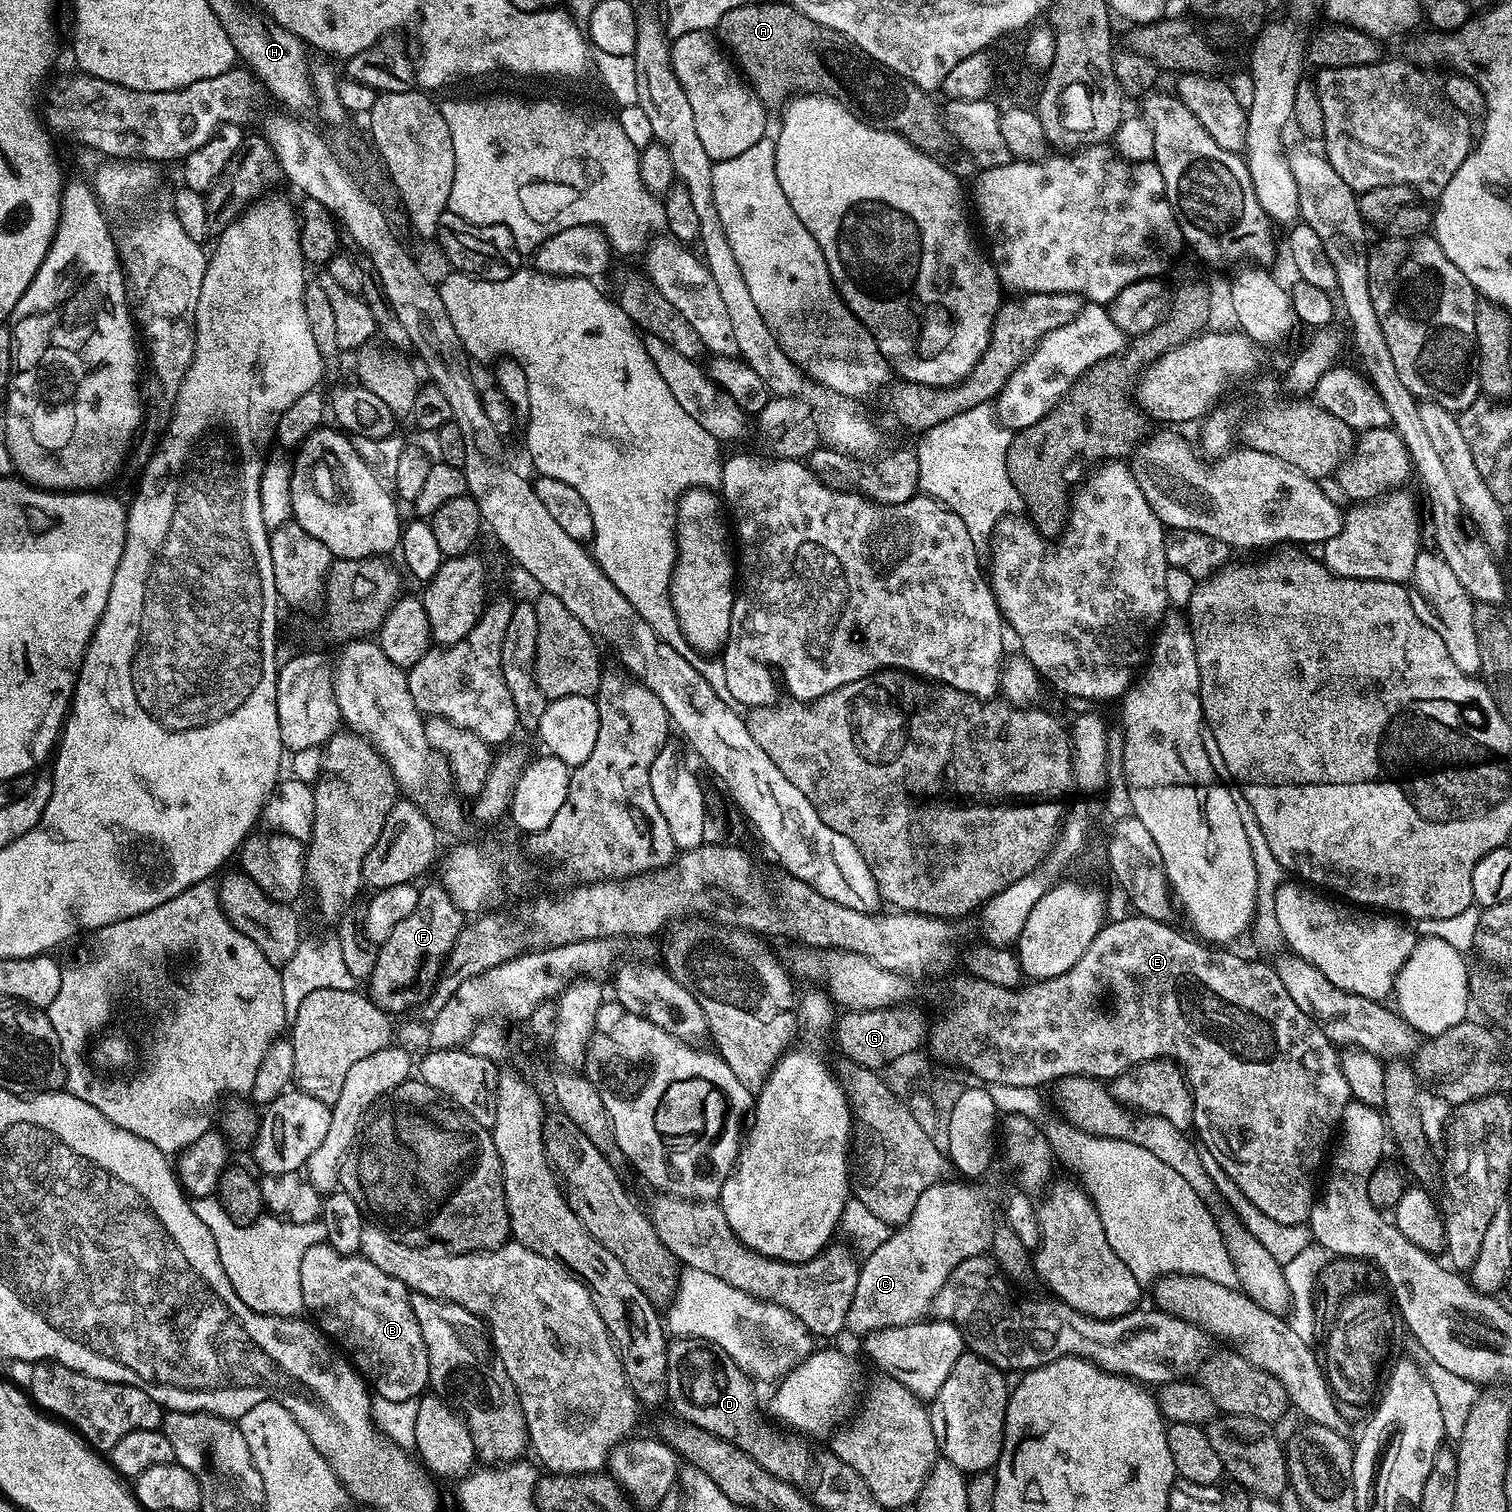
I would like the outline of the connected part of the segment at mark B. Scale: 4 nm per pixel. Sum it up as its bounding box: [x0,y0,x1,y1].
[302,1242,429,1402]

